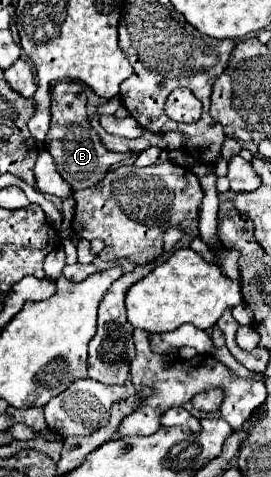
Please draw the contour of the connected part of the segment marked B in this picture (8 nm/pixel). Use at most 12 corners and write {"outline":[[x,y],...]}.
{"outline":[[76,82],[52,88],[46,150],[74,190],[130,156],[104,148]]}

